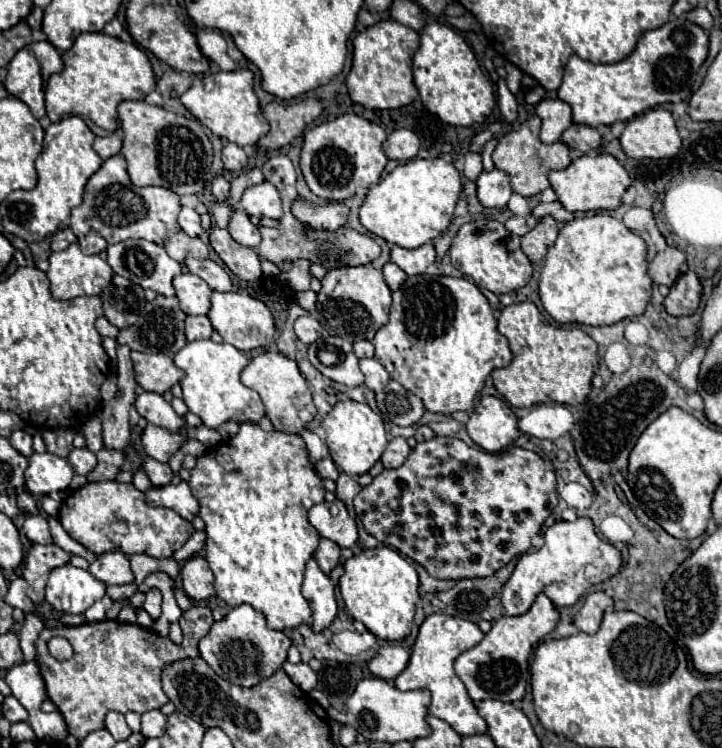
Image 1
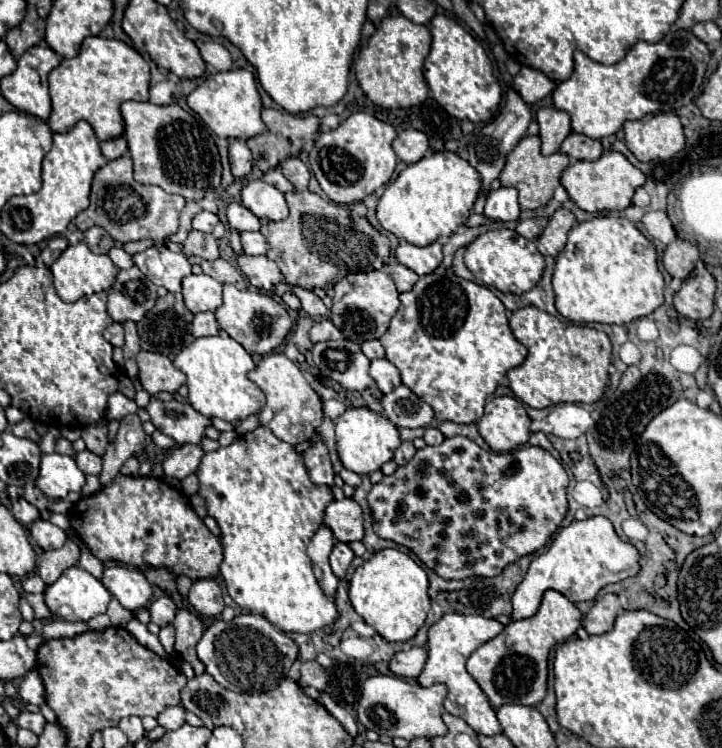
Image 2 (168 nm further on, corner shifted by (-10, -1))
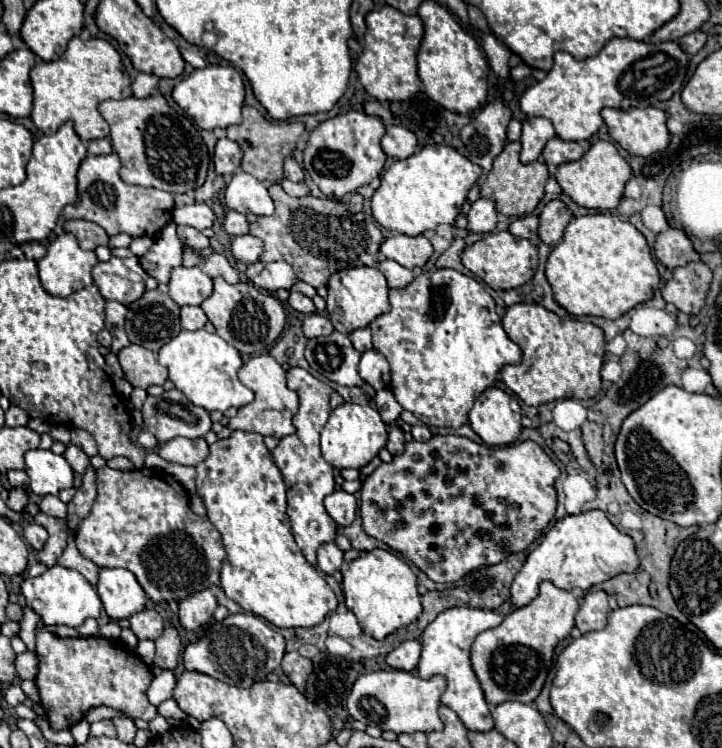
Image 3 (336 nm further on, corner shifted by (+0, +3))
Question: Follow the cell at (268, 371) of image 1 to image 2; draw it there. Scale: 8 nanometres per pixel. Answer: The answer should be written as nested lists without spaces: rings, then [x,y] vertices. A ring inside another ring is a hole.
[[[268,353],[260,361],[260,365],[248,373],[248,379],[254,381],[266,395],[266,407],[260,411],[260,425],[270,427],[272,433],[290,443],[298,445],[306,439],[312,439],[316,427],[322,423],[322,399],[310,387],[304,373],[282,353]]]

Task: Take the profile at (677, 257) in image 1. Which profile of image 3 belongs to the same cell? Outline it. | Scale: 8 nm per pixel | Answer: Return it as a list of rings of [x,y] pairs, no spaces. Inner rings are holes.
[[[672,227],[664,233],[660,233],[654,243],[656,259],[662,265],[666,265],[668,269],[686,265],[688,263],[688,249],[690,249],[690,261],[698,261],[700,255],[694,251],[692,241],[688,241],[688,235],[682,229],[672,229]]]

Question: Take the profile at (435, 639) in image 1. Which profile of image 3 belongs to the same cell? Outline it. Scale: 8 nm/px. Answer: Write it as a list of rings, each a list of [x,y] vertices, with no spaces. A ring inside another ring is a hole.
[[[454,607],[442,611],[422,633],[422,657],[418,663],[418,675],[422,679],[432,675],[444,675],[448,679],[448,689],[442,695],[442,703],[448,705],[470,731],[490,731],[494,729],[494,719],[490,715],[488,703],[484,701],[482,687],[470,663],[470,647],[478,633],[492,629],[502,623],[502,617],[490,609]]]

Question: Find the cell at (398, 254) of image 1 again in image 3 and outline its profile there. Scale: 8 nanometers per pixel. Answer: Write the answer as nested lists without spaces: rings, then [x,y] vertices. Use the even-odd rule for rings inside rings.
[[[392,235],[388,237],[382,245],[380,245],[380,253],[388,259],[398,261],[400,265],[404,265],[406,269],[414,269],[424,267],[424,263],[430,259],[432,255],[432,245],[424,235],[416,235],[416,237],[408,237],[408,235]]]

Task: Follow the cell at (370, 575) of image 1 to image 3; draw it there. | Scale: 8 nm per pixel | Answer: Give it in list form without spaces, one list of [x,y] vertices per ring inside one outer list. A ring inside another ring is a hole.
[[[384,549],[362,553],[362,557],[348,563],[342,589],[346,597],[346,607],[356,615],[364,633],[372,635],[374,639],[384,639],[396,629],[408,627],[422,613],[420,595],[416,589],[416,575],[402,559]]]

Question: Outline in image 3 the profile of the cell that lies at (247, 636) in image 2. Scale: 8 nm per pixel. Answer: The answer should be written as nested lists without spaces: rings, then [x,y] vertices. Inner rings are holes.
[[[238,613],[238,615],[228,615],[220,623],[212,623],[196,643],[184,649],[182,661],[186,671],[206,673],[230,685],[250,687],[256,681],[264,681],[268,673],[280,667],[282,657],[286,653],[284,647],[286,647],[284,637],[268,623],[264,623],[264,619],[256,615]],[[212,651],[216,659],[212,659]]]

